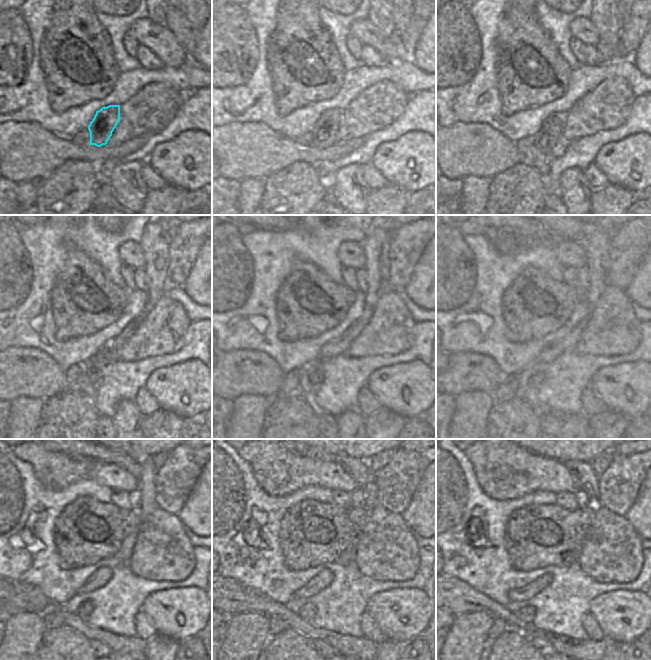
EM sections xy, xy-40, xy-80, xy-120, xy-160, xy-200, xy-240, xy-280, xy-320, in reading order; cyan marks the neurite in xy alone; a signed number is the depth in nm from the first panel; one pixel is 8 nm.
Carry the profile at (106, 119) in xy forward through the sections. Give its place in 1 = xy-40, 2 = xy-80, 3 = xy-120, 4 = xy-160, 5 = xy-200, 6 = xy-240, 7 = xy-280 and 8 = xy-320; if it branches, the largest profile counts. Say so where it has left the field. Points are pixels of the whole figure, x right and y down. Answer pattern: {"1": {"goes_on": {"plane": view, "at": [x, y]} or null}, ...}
{"1": {"goes_on": {"plane": "xy-40", "at": [325, 129]}}, "2": {"goes_on": {"plane": "xy-80", "at": [549, 134]}}, "3": {"goes_on": {"plane": "xy-120", "at": [94, 368]}}, "4": {"goes_on": {"plane": "xy-160", "at": [311, 375]}}, "5": {"goes_on": {"plane": "xy-200", "at": [536, 381]}}, "6": {"goes_on": {"plane": "xy-240", "at": [85, 609]}}, "7": {"goes_on": {"plane": "xy-280", "at": [307, 611]}}, "8": {"goes_on": {"plane": "xy-320", "at": [526, 615]}}}

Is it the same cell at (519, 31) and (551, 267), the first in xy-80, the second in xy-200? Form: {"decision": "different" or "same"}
{"decision": "different"}

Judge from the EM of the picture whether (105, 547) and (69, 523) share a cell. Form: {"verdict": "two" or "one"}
{"verdict": "one"}

